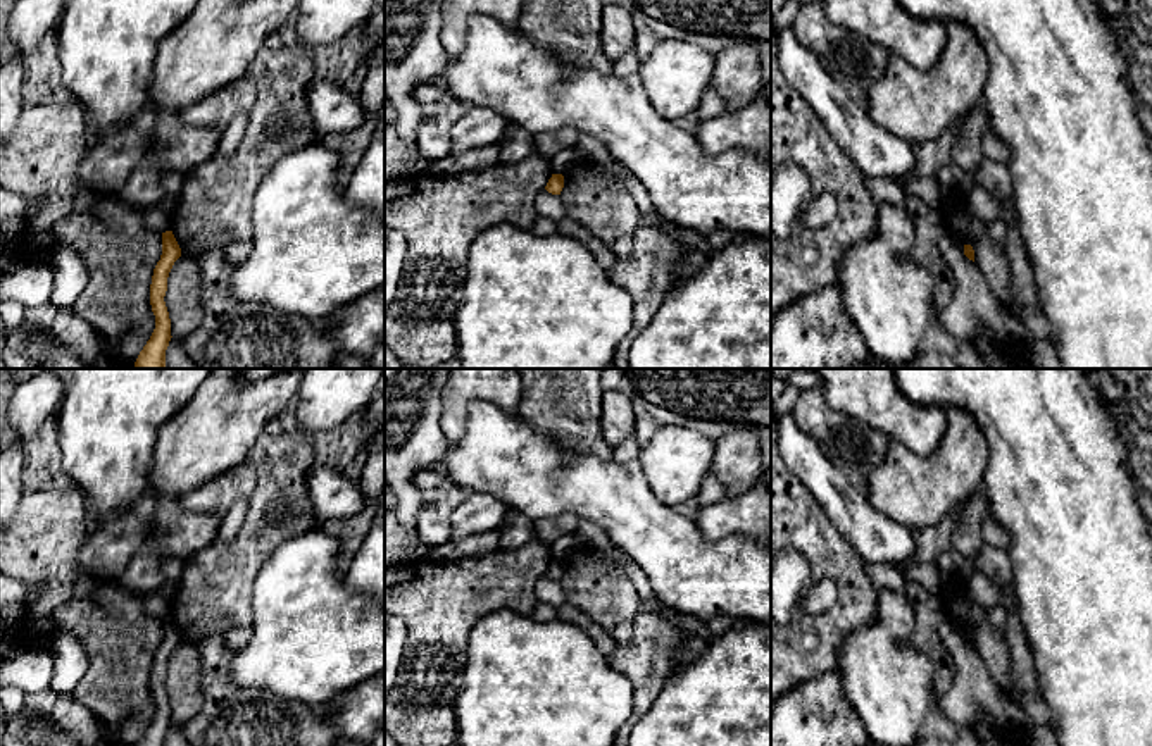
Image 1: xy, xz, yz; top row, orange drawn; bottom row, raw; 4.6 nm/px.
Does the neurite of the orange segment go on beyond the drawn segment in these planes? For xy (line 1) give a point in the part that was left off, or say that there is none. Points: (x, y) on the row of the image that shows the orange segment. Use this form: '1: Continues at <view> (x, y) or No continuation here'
1: No continuation here

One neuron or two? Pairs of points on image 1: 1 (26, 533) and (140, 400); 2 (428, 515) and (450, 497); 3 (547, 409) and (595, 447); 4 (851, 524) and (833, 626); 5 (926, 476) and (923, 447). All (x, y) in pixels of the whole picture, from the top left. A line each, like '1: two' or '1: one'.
1: two
2: one
3: one
4: two
5: two

